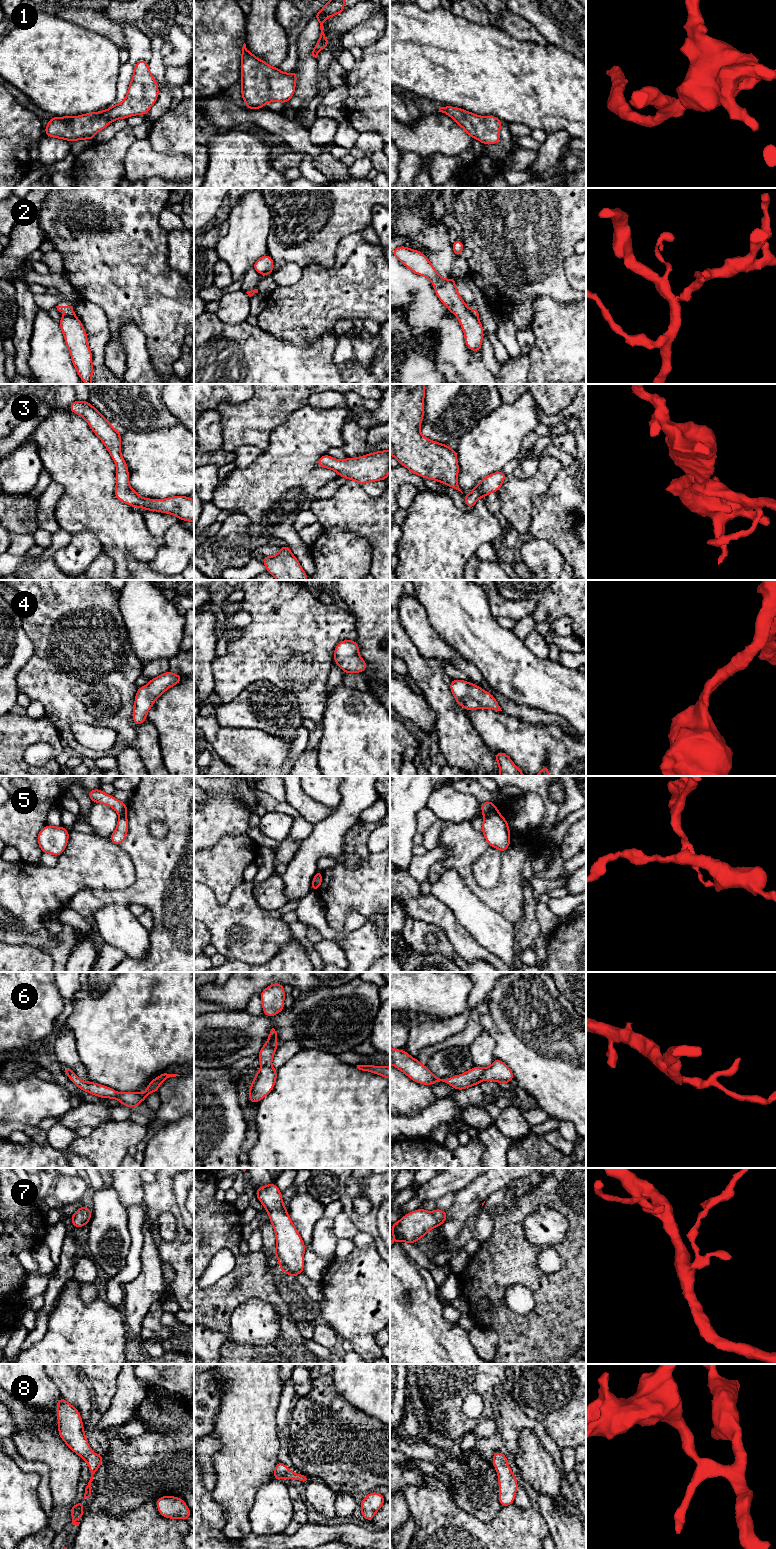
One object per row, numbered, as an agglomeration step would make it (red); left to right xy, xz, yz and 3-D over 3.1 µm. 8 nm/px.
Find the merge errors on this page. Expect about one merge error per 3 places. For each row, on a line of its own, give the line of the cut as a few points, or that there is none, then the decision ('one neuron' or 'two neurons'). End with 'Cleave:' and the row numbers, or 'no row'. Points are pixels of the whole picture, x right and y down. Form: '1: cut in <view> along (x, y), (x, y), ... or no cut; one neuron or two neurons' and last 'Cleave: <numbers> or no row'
1: no cut; one neuron
2: cut in xy along (66, 314), (74, 315); two neurons
3: no cut; one neuron
4: no cut; one neuron
5: cut in yz along (497, 811), (484, 816); two neurons
6: no cut; one neuron
7: no cut; one neuron
8: no cut; one neuron
Cleave: 2, 5

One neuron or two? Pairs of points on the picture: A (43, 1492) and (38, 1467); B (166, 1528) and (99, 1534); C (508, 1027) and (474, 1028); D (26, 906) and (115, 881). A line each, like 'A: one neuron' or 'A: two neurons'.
A: one neuron
B: one neuron
C: two neurons
D: one neuron

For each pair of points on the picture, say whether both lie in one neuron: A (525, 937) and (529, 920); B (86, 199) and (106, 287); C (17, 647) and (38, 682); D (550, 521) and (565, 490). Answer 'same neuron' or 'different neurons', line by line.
A: same neuron
B: same neuron
C: different neurons
D: same neuron

